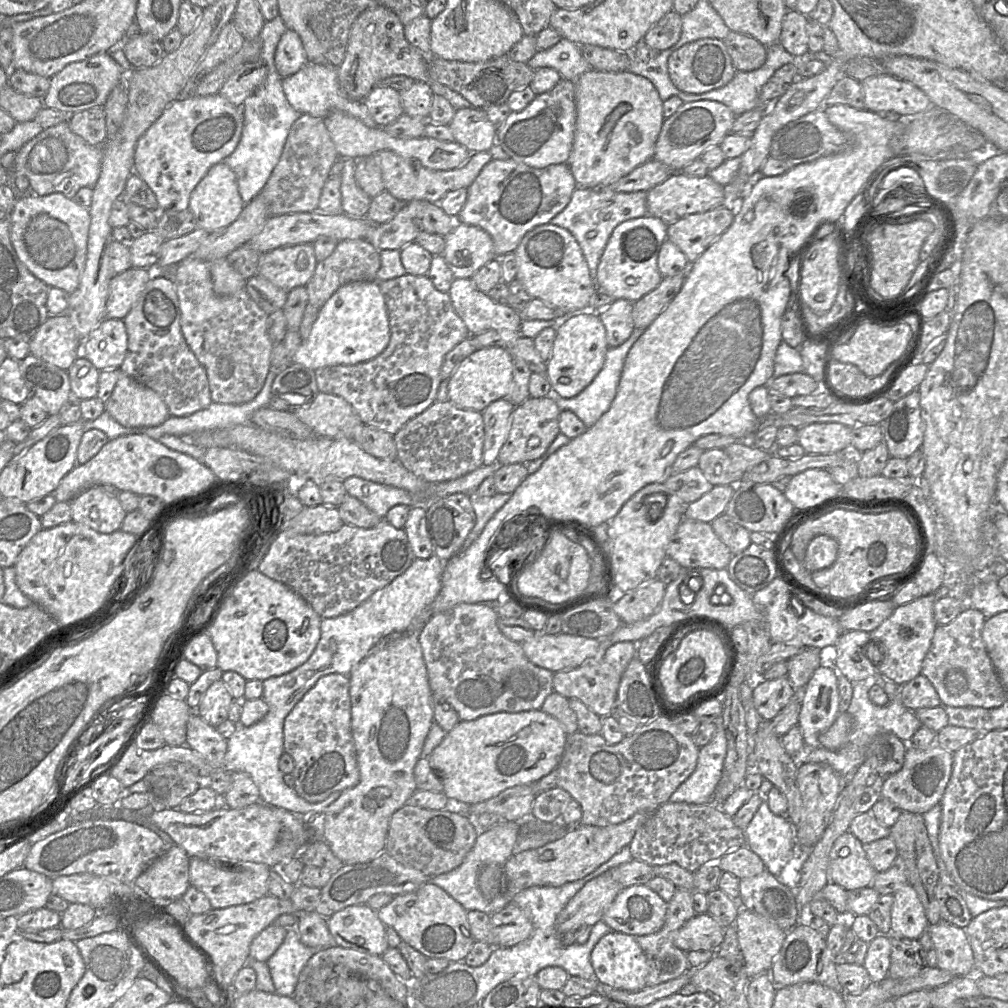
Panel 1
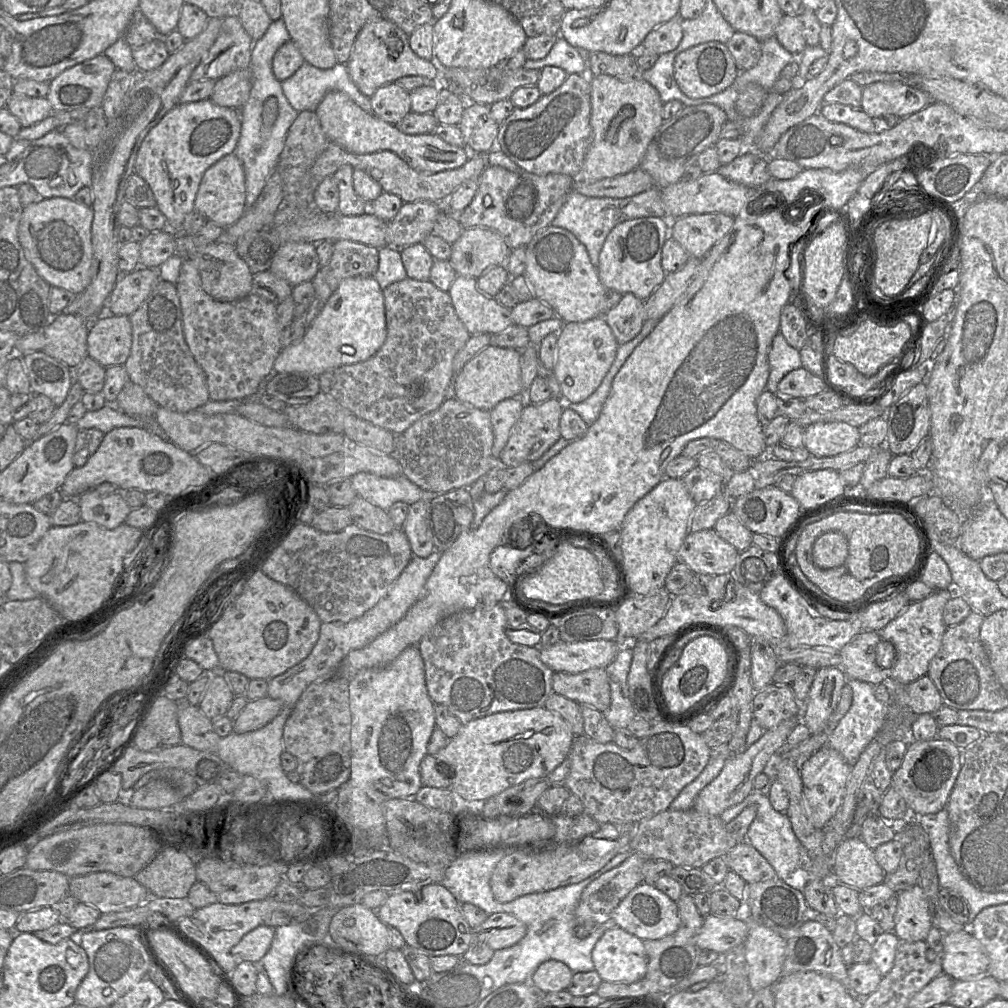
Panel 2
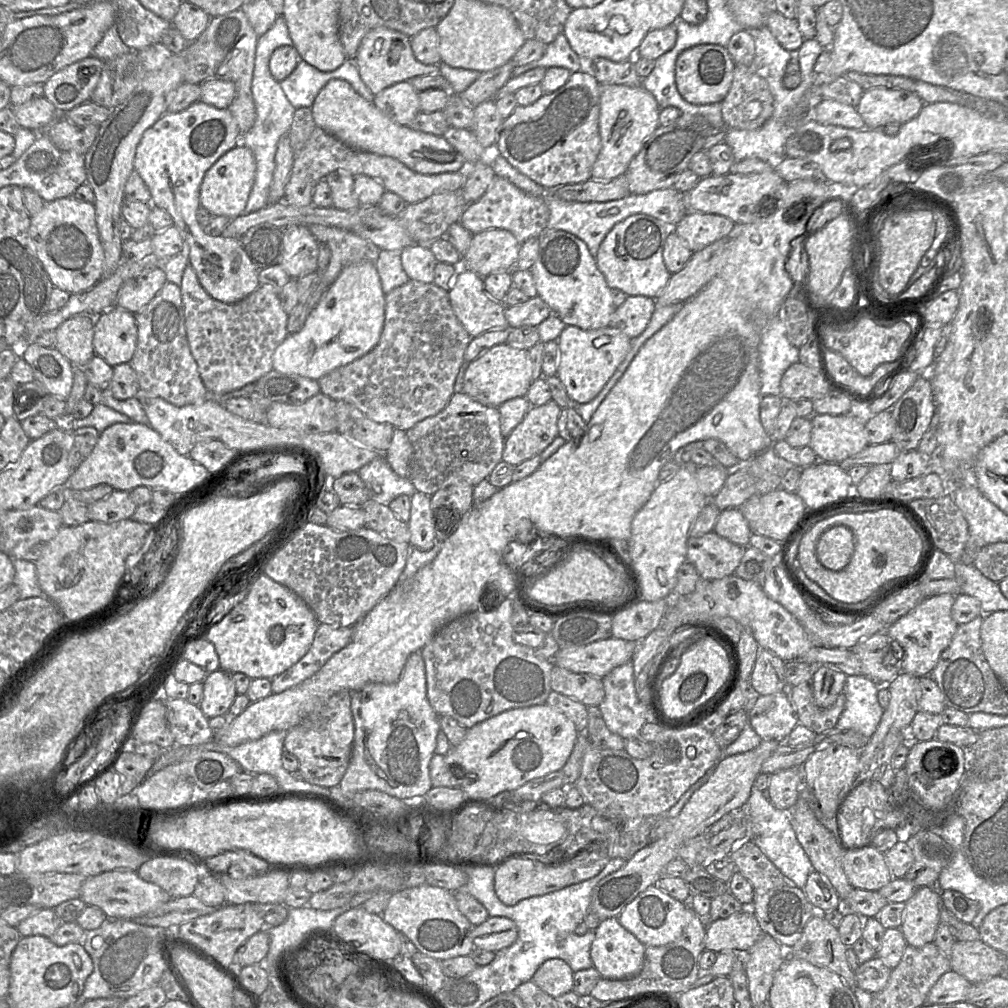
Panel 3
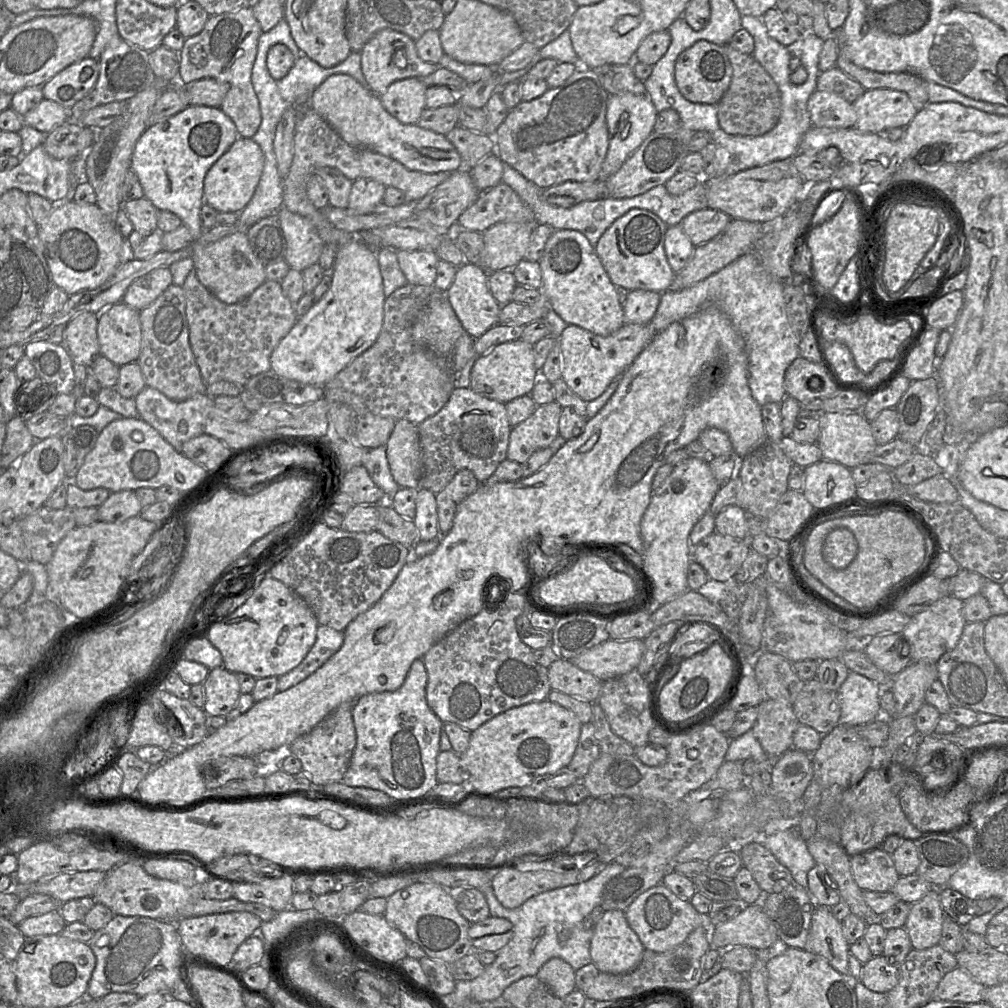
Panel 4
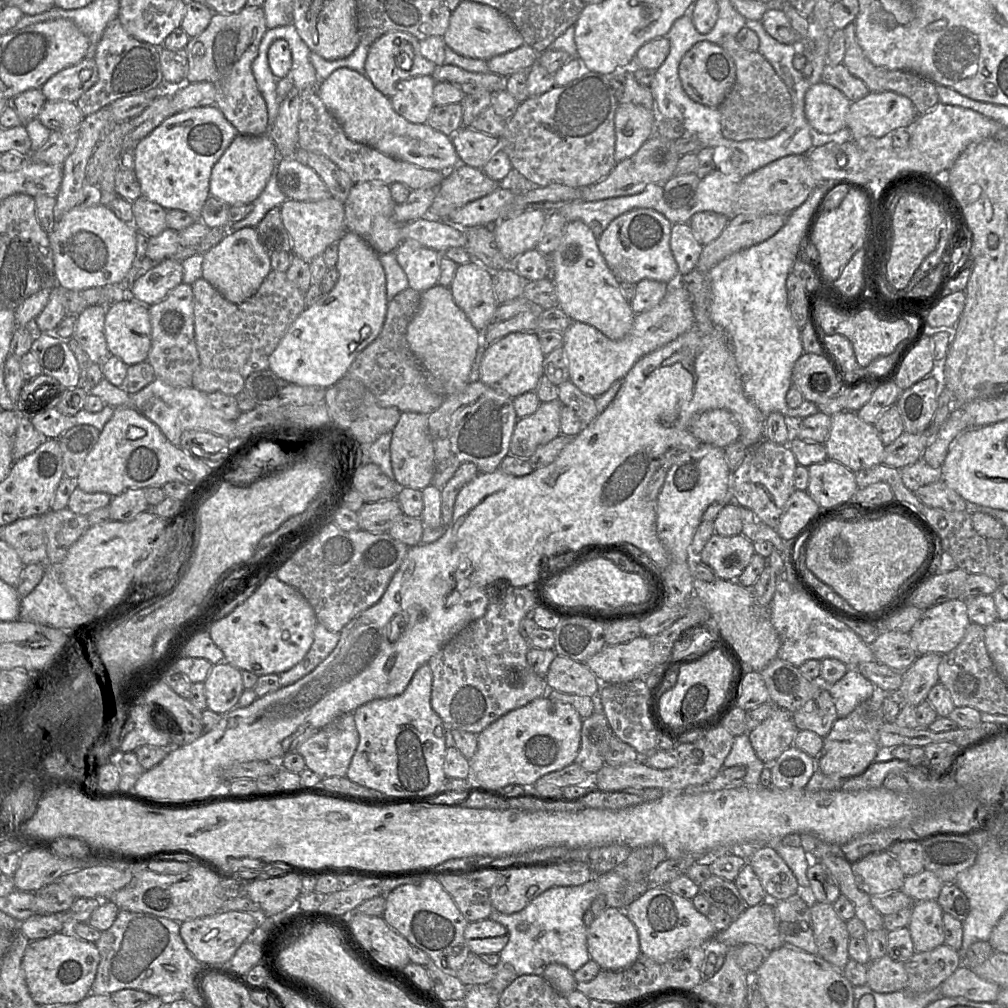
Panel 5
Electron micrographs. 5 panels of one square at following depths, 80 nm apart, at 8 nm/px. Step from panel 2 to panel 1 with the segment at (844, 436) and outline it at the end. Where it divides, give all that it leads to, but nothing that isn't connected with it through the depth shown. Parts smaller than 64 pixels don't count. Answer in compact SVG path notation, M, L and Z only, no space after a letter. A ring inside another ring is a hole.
M837 422L810 423L798 430L798 443L808 454L832 454L850 449L851 428Z

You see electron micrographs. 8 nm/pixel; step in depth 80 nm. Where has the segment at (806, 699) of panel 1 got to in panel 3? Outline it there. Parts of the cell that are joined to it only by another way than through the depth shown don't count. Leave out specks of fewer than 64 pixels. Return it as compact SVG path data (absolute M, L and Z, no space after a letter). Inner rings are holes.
M816 666L813 669L813 697L816 706L825 709L830 707L838 695L843 692L847 675L835 668Z

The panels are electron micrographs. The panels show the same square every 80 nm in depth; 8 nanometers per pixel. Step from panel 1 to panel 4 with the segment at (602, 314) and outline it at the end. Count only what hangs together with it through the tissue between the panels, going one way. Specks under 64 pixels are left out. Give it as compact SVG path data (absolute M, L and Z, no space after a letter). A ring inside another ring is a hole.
M635 289L628 293L623 304L625 323L648 324L654 317L661 293L656 291Z

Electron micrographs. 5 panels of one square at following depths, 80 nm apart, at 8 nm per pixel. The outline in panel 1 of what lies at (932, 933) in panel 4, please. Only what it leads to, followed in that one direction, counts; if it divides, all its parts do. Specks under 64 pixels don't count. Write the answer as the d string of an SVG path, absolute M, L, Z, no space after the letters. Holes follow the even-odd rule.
M903 885L893 894L891 934L895 938L919 939L929 927L923 905L909 885Z

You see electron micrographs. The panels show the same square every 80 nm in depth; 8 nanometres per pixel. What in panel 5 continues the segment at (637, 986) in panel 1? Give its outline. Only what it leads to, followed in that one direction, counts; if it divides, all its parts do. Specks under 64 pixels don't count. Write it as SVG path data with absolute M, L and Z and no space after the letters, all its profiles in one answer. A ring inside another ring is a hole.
M607 907L593 919L587 928L587 948L590 959L594 960L602 970L611 971L631 966L641 953L636 927L624 911L616 907Z

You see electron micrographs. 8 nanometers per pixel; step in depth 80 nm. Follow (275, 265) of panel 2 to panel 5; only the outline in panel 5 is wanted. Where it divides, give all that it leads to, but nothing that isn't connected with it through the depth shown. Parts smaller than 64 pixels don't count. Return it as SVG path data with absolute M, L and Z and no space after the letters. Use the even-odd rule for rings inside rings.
M329 197L316 202L300 202L286 200L280 206L282 223L289 233L295 256L306 262L323 254L325 249L332 243L338 243L342 236L349 232L346 229L345 206L334 197Z

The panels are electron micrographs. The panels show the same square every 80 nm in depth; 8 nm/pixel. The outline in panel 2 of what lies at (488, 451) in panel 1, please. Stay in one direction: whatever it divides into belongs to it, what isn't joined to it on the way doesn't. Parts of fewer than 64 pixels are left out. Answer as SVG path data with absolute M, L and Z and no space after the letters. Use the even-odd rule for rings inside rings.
M524 397L508 398L500 401L490 410L490 419L494 434L492 454L499 458L505 447L512 428L518 421L526 404Z

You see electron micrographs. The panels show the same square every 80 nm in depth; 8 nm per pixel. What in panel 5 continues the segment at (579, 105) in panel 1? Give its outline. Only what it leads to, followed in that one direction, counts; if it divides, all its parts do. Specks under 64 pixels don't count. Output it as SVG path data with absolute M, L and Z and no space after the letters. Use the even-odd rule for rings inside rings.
M632 103L619 104L615 115L614 157L617 163L634 155L654 134L657 120L655 109Z

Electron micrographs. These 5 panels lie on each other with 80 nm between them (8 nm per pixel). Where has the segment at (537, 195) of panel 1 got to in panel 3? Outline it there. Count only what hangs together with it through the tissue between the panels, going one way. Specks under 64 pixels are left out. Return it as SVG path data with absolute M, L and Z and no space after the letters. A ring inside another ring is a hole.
M496 175L486 192L467 206L459 222L473 235L499 228L510 231L520 243L524 243L531 237L540 237L547 230L549 214L544 199L530 195L509 180Z

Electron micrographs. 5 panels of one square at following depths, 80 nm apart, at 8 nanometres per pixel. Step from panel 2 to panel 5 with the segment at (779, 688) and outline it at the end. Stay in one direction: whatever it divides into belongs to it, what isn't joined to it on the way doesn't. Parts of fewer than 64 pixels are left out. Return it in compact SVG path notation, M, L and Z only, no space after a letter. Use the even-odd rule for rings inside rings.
M775 707L771 715L748 732L751 746L765 765L771 765L793 745L798 729L792 714Z

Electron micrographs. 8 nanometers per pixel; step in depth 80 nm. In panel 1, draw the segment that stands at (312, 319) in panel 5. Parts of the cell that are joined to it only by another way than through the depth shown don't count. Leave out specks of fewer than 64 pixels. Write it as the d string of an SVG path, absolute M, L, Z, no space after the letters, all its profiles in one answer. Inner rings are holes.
M358 281L339 287L318 313L310 335L292 358L293 363L316 370L332 365L354 365L381 354L390 341L390 325L379 282Z

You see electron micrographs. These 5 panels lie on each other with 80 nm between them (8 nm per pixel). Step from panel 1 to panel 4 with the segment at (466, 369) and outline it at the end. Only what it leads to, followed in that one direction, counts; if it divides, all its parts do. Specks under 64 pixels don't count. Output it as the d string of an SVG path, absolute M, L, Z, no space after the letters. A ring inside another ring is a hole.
M517 339L498 344L478 357L471 369L470 388L505 404L517 397L530 395L539 378L540 372L535 366L534 345Z

